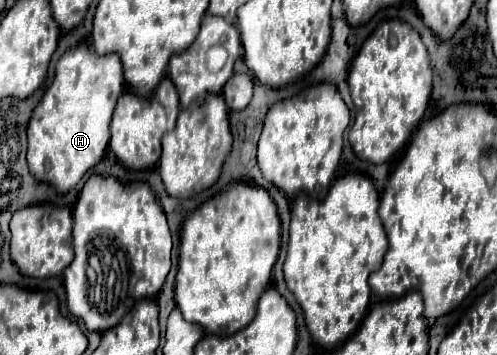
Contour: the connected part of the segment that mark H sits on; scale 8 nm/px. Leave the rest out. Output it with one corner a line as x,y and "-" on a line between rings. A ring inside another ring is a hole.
79,45
59,59
55,79
35,107
27,127
27,163
39,183
49,183
63,195
101,161
109,147
113,107
123,91
123,67
115,53
101,57
89,45

